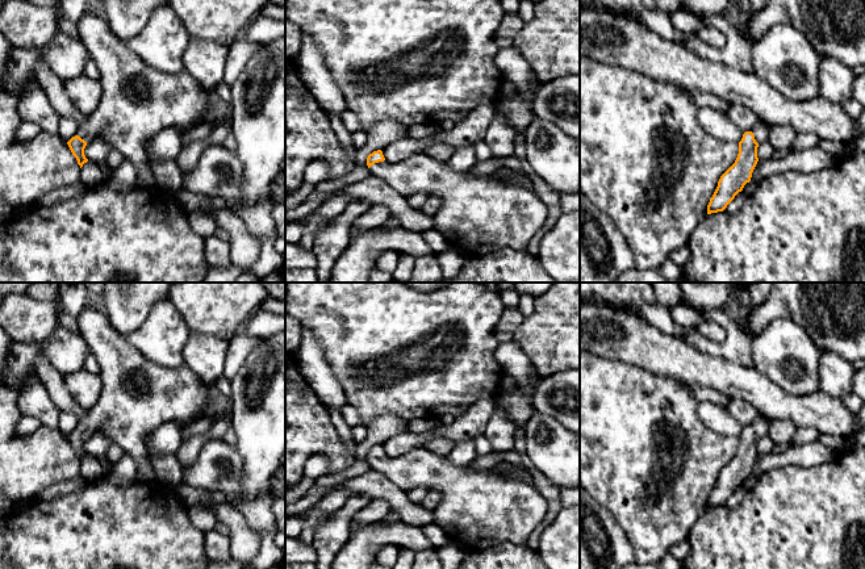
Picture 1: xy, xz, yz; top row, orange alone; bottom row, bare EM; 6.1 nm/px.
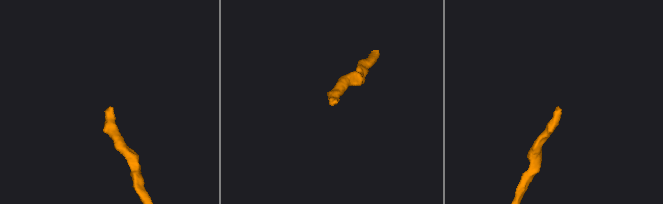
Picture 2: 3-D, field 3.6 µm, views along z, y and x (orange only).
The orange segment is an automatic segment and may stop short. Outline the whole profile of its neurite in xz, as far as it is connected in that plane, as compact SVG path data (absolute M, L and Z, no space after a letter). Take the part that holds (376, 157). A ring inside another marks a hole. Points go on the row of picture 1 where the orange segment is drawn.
M377 150L368 155L367 166L372 176L384 180L405 198L415 193L436 194L440 205L432 216L434 229L469 258L505 247L526 251L531 238L540 231L547 218L547 208L534 191L497 179L494 175L457 172L448 162L427 154L417 154L393 164L385 160L381 150Z

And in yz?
M759 120L751 131L743 134L735 163L720 176L707 205L707 214L723 212L735 196L751 181L759 162L757 147L769 141L772 126Z

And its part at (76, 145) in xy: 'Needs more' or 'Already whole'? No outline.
Needs more

